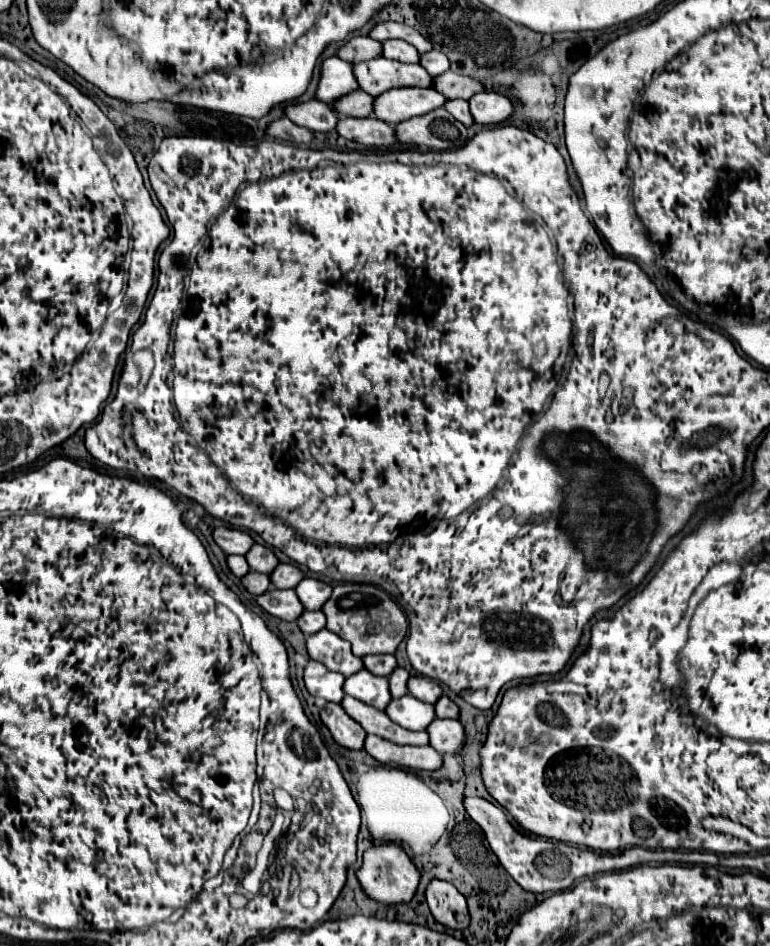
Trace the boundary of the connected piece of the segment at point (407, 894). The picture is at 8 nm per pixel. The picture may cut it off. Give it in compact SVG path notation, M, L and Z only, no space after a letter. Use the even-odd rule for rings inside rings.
M381 843L381 845L373 845L363 853L363 865L355 871L357 881L363 889L363 893L373 899L379 901L383 905L399 905L399 903L409 903L419 887L421 881L421 873L415 867L415 863L409 859L409 855L405 853L405 849L395 843Z

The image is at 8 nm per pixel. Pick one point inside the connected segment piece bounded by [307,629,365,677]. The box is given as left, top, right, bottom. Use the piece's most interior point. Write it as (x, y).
(335, 653)

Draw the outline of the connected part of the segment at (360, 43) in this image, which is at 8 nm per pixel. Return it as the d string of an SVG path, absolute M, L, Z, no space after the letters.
M353 37L339 49L339 57L349 63L361 63L373 57L381 57L381 47L383 45L371 37Z

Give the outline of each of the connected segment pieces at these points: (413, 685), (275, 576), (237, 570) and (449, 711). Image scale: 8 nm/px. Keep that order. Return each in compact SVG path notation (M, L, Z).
M411 677L409 679L409 693L413 697L425 701L425 703L435 703L443 695L443 689L433 679L427 679L427 677Z
M281 563L275 573L271 573L271 583L277 589L295 589L299 585L299 581L303 579L303 571L291 563Z
M229 555L227 563L229 563L229 569L233 571L233 575L237 575L237 577L243 577L243 575L247 575L251 571L249 563L241 555Z
M441 697L435 703L435 713L439 719L457 719L459 717L459 707L449 699L449 697Z

